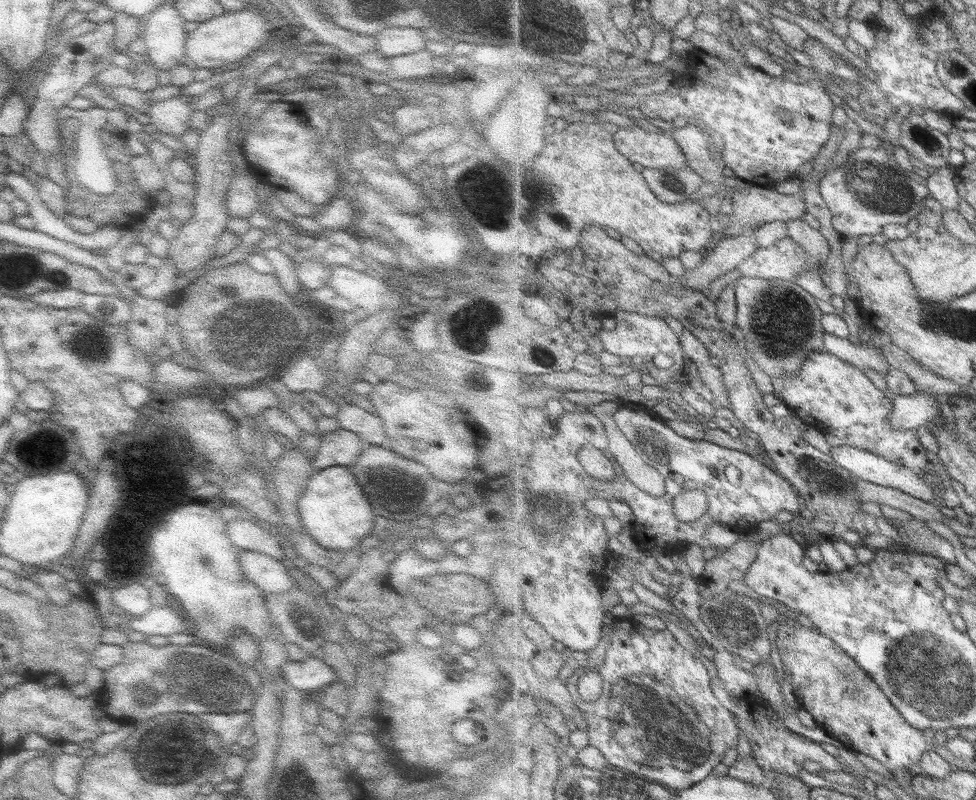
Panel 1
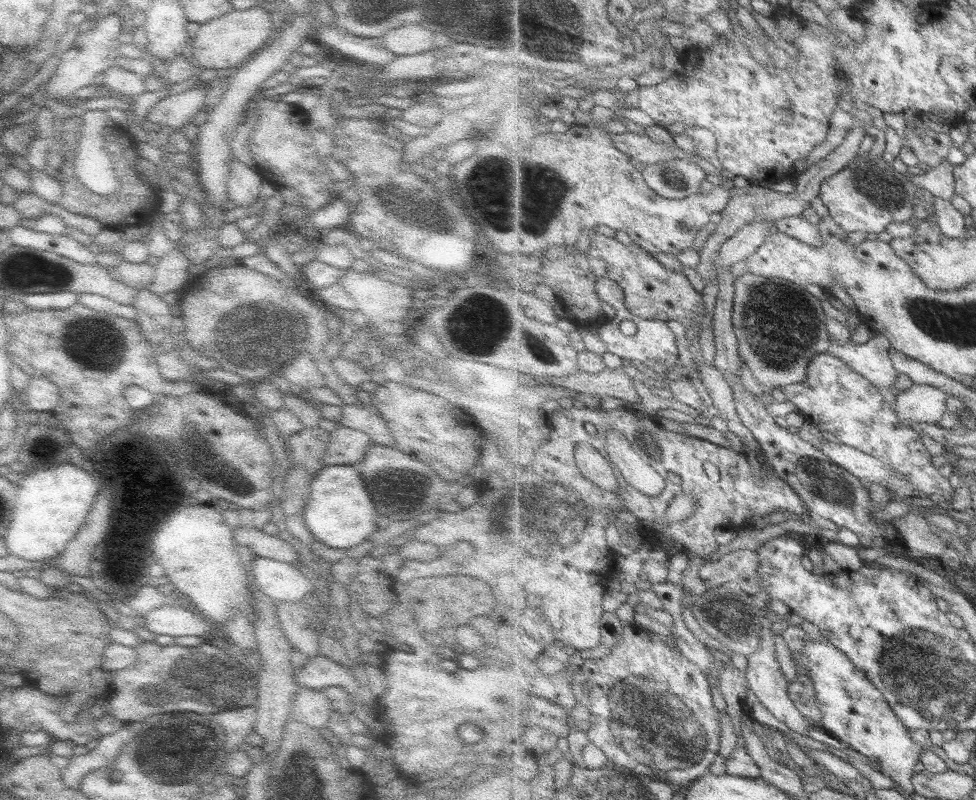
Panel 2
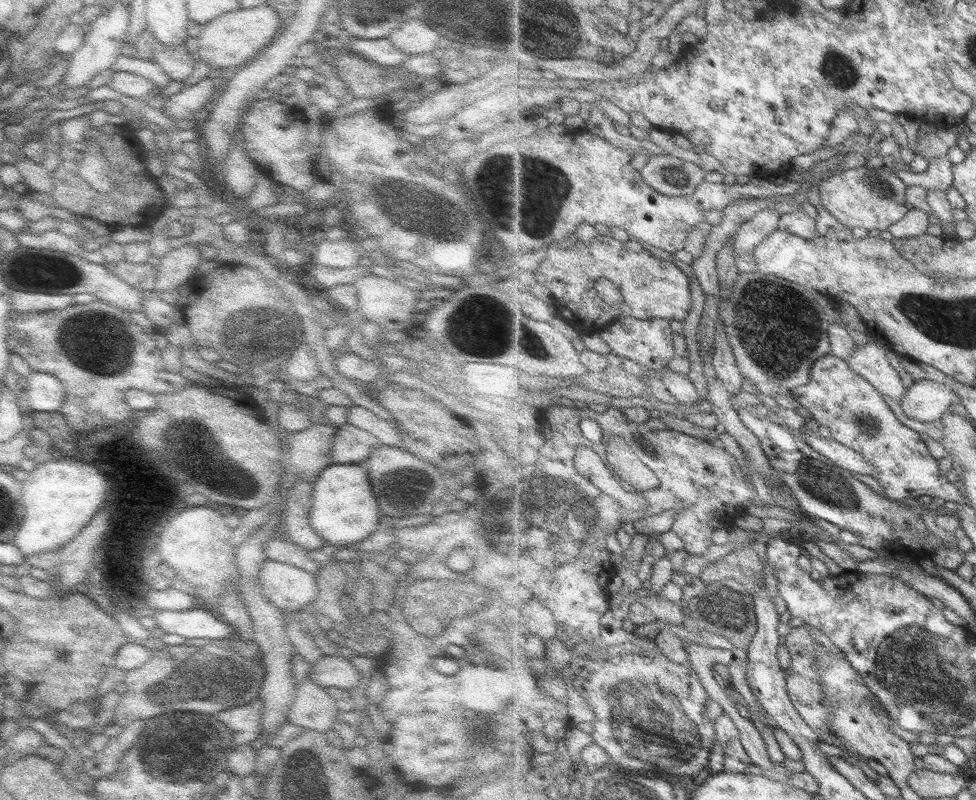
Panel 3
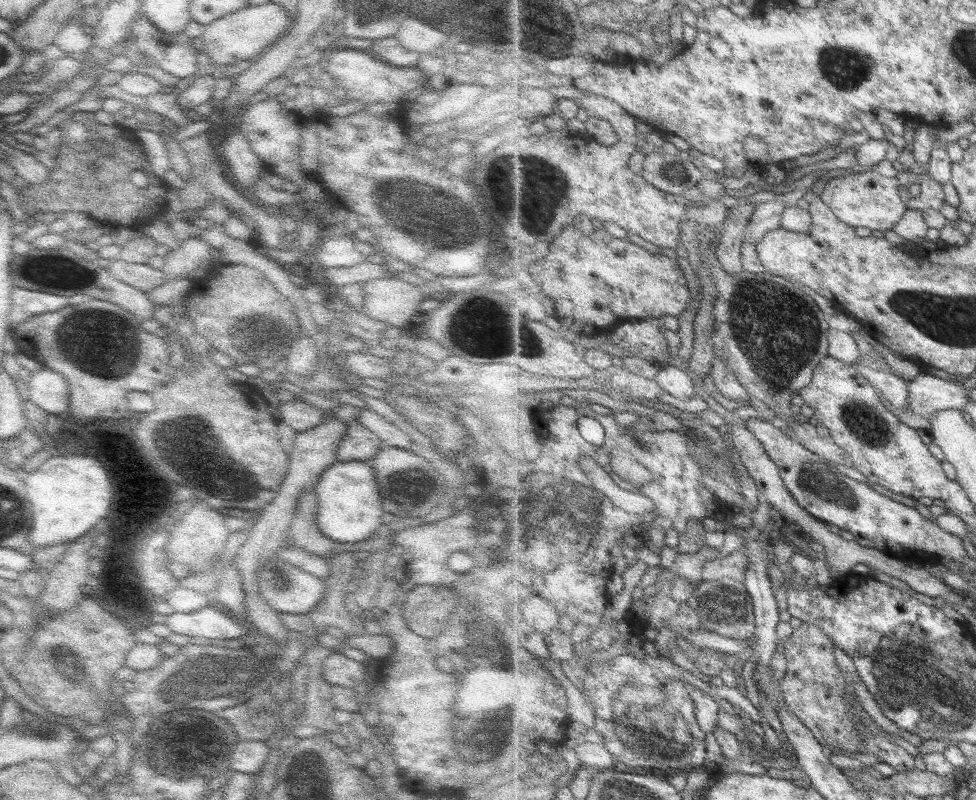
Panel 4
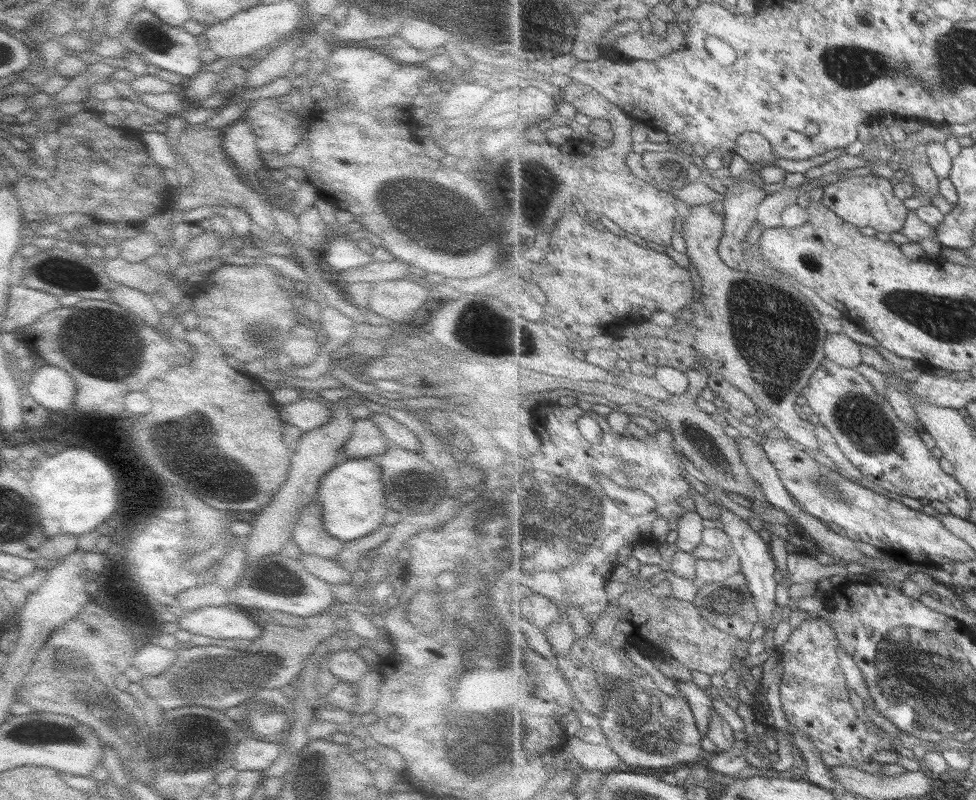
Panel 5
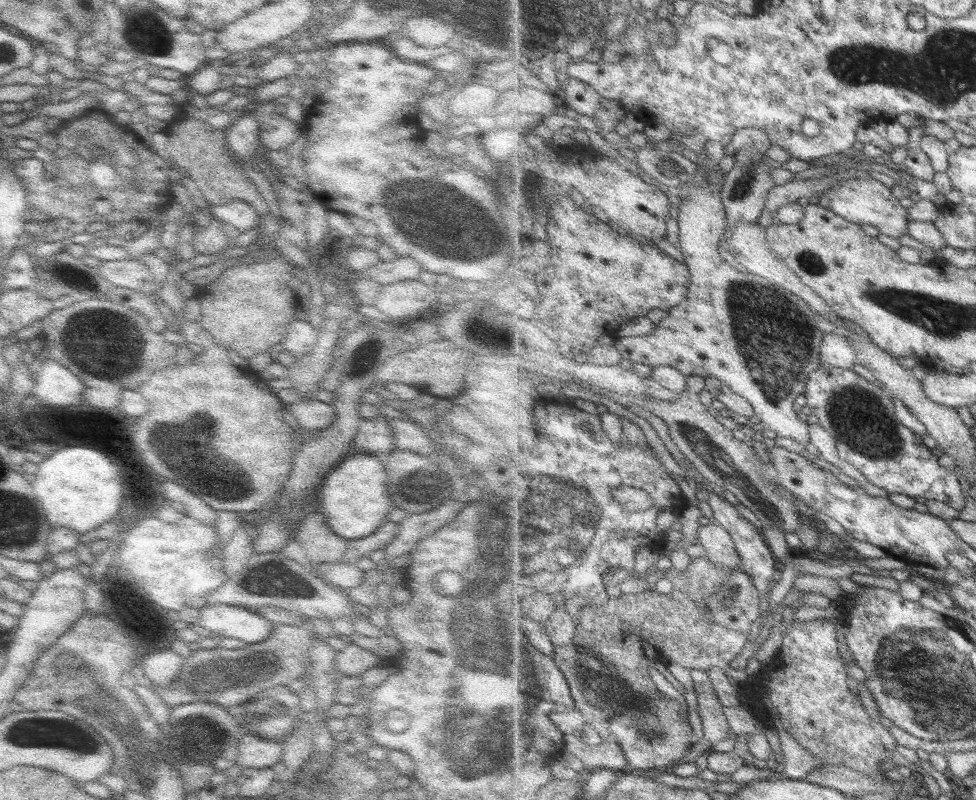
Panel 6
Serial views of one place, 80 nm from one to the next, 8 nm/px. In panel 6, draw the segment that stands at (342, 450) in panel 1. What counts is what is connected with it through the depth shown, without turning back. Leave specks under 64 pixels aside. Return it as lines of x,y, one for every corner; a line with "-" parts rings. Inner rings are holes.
379,414
370,420
363,419
363,422
359,424
349,453
371,454
385,458
394,448
393,431
389,427
389,418

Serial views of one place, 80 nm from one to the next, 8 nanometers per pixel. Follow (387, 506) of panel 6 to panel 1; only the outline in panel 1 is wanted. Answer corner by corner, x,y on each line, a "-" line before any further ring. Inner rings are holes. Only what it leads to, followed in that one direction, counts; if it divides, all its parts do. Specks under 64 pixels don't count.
329,466
329,470
312,474
299,497
297,508
305,533
317,545
329,550
349,552
361,543
374,539
381,526
369,499
345,466

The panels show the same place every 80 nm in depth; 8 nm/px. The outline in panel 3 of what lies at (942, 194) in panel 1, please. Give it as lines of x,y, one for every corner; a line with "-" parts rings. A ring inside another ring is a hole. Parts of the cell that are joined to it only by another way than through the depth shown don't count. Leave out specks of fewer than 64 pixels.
938,156
921,173
905,170
895,170
907,186
919,186
927,191
947,192
954,184
954,164
949,157

